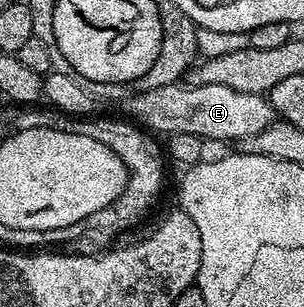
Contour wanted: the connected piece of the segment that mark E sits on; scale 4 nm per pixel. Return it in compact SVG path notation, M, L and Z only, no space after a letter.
M178 84L134 93L127 102L126 114L146 131L199 135L202 140L248 140L275 120L273 106L264 95L243 93L221 85Z

